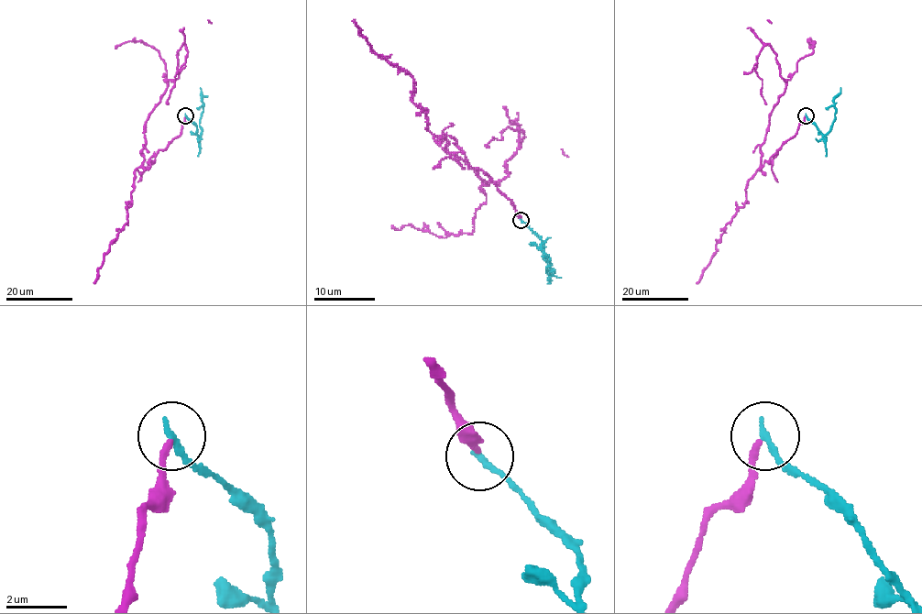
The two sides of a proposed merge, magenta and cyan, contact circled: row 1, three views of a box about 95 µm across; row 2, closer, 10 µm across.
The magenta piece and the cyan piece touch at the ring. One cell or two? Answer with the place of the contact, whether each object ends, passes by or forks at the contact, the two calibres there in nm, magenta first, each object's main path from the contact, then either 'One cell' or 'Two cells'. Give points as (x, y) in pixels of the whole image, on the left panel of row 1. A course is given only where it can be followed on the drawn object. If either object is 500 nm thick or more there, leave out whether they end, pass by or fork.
Place: (185, 115). At the ring magenta ends. At the ring cyan ends. Thickness 200 nm (magenta) against 240 nm. Course of magenta: (186, 115), (181, 133), (146, 169), (145, 122), (168, 82), (179, 77), (183, 44), (186, 62), (169, 104). Course of cyan: (186, 115), (197, 126), (197, 134), (200, 134), (203, 110), (200, 87). Two cells

